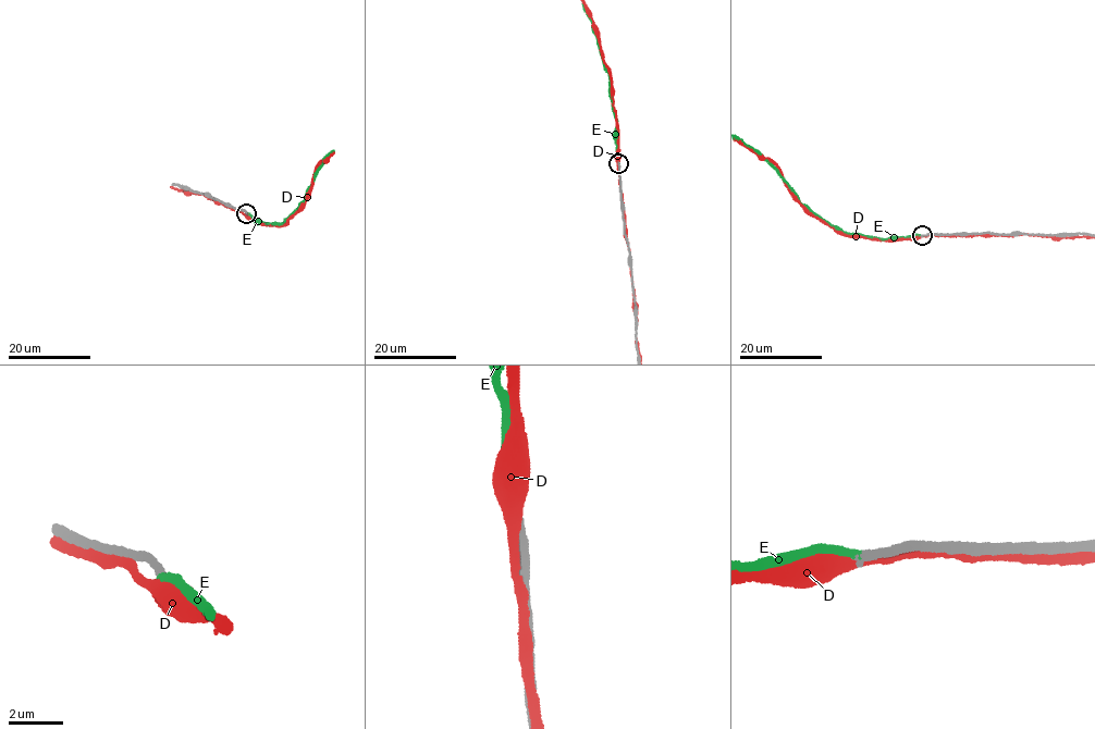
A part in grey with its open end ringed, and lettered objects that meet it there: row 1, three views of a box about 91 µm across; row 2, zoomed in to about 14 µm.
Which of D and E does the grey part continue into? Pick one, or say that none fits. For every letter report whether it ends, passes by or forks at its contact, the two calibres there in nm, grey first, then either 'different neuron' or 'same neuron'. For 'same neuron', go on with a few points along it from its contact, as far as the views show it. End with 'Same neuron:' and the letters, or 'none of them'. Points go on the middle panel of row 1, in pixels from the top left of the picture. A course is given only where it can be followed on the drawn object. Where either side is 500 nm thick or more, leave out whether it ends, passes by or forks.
D: it passes by | 300/440 nm | different neuron
E: it ends | 320/280 nm | same neuron
Same neuron: E

